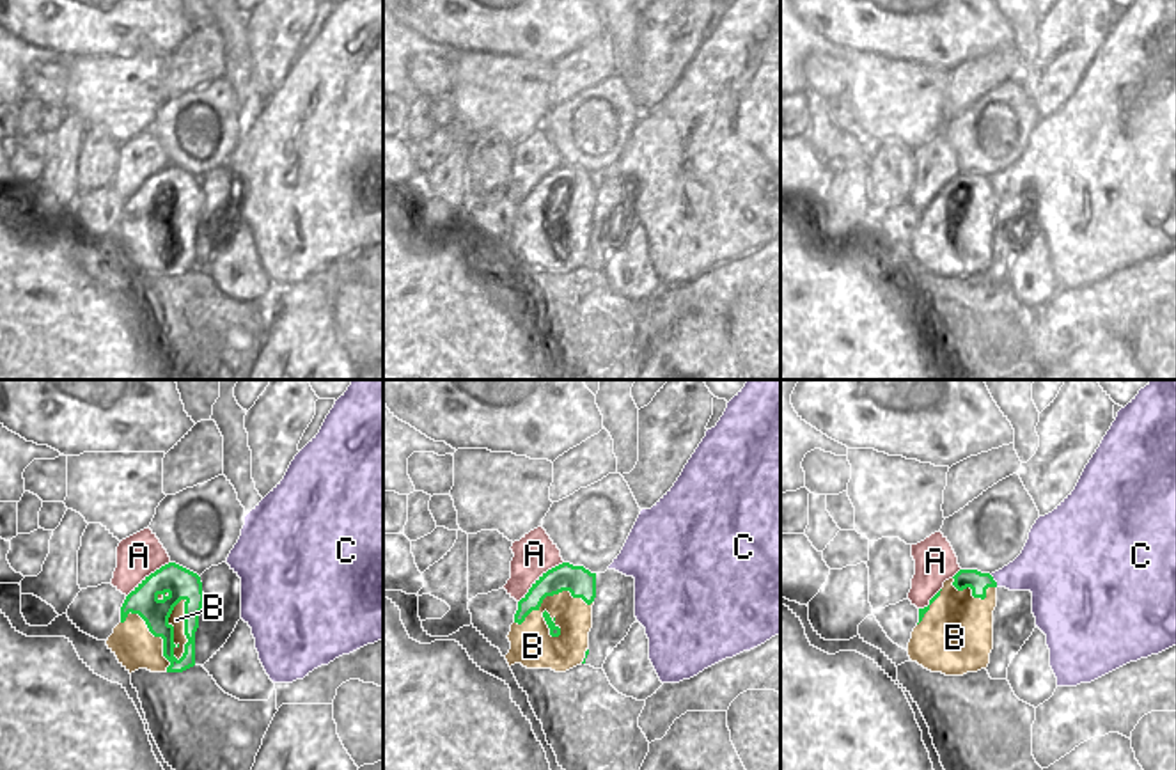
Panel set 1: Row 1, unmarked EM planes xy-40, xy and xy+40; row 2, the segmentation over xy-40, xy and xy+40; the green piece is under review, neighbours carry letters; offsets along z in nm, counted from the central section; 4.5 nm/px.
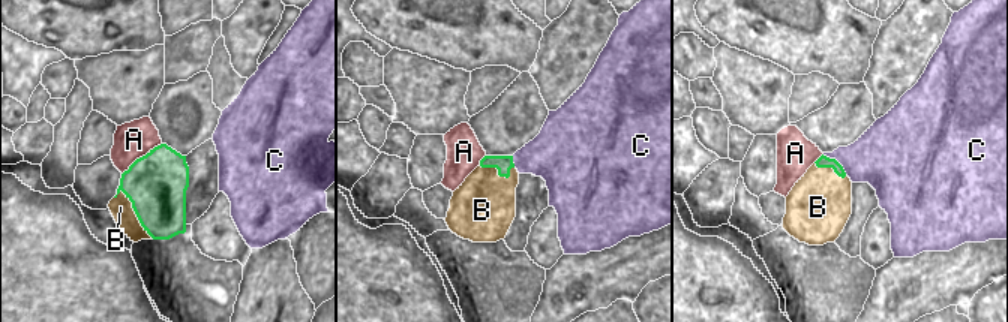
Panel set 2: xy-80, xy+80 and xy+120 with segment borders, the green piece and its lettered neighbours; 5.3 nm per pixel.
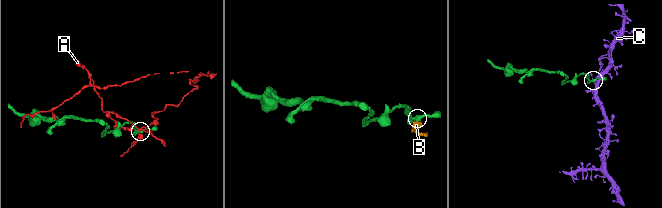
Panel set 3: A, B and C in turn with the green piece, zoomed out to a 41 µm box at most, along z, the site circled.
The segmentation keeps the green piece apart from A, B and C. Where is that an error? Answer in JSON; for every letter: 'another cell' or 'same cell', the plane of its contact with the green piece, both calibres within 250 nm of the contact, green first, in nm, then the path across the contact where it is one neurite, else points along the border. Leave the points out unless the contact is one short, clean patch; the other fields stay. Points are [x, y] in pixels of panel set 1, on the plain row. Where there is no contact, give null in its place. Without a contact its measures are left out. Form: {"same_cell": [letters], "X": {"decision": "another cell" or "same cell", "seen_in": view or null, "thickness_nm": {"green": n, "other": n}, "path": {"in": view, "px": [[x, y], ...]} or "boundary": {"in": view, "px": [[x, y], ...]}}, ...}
{"same_cell": ["B"], "A": {"decision": "another cell", "seen_in": "xy", "thickness_nm": {"green": 140, "other": 190}}, "B": {"decision": "same cell", "seen_in": "xy-40", "thickness_nm": {"green": 140, "other": 70}}, "C": {"decision": "another cell", "seen_in": "xy+40", "thickness_nm": {"green": 90, "other": 280}}}

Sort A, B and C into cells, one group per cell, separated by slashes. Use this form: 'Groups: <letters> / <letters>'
Groups: A / B / C

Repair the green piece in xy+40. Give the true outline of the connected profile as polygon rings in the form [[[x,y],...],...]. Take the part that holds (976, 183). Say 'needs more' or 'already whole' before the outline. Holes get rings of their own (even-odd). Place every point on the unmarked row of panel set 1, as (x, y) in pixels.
needs more; [[[960,172],[919,211],[908,259],[931,275],[963,279],[990,266],[997,185],[990,176]]]

